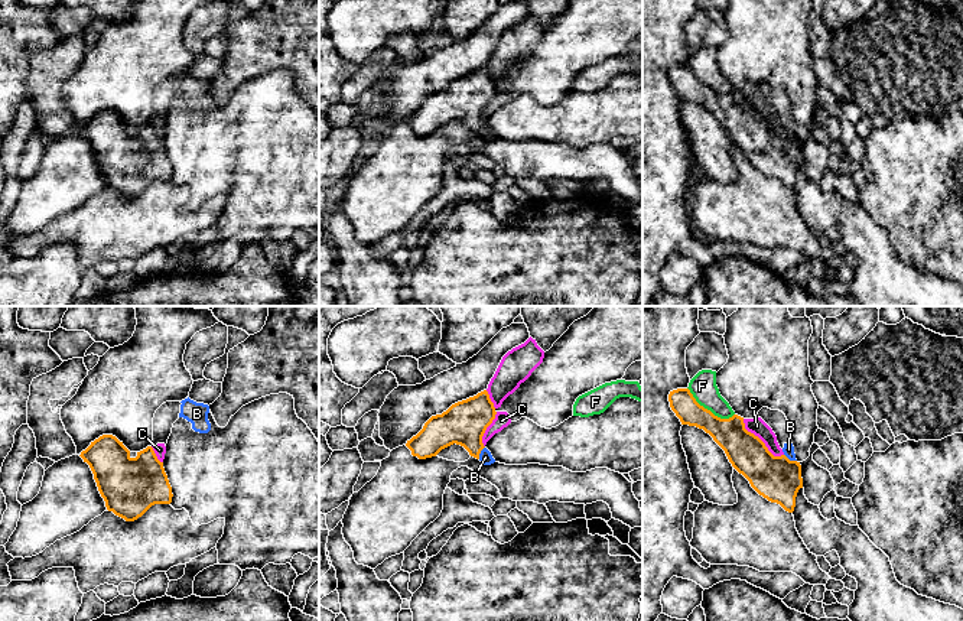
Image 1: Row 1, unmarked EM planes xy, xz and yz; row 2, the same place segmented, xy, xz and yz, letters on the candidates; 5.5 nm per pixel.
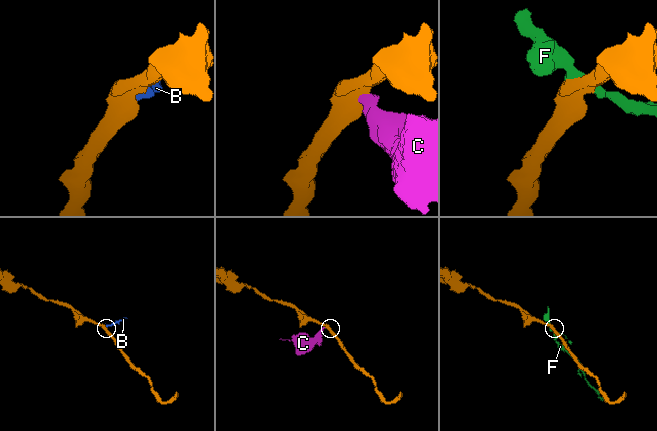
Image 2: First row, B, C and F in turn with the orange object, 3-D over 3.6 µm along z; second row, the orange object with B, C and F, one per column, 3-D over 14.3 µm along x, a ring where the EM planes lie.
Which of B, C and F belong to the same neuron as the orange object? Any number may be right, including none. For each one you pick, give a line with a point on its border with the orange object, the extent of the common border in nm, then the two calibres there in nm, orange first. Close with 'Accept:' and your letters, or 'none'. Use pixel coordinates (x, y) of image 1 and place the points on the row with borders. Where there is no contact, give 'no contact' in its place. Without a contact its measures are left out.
Accept: none

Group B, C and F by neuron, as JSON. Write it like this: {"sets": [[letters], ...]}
{"sets": [["B", "C"], ["F"]]}

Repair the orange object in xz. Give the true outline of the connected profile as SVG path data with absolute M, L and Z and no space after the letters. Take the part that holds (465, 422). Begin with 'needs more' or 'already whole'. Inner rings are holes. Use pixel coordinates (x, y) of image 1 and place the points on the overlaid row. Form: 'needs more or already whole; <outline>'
already whole; M487 390L452 404L442 414L432 416L423 429L407 440L413 456L426 459L456 443L479 459L485 448L482 436L495 419L495 407Z

